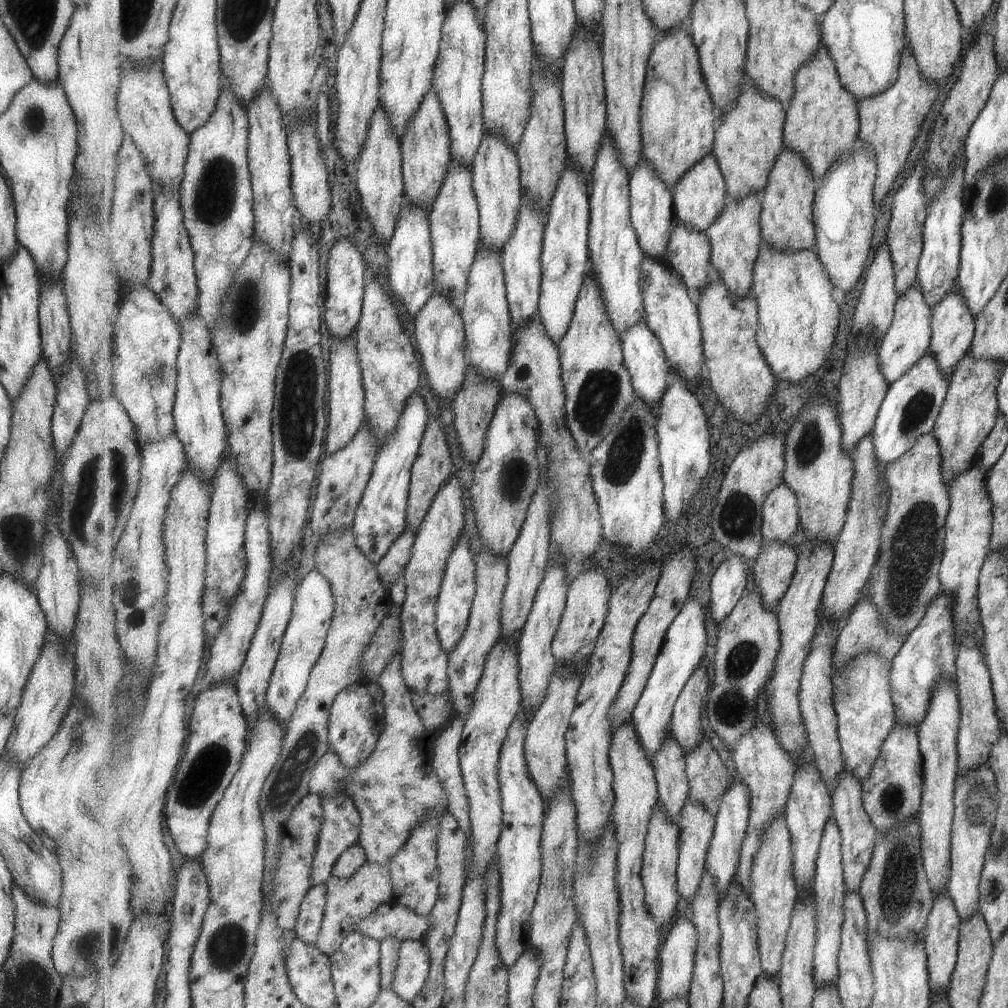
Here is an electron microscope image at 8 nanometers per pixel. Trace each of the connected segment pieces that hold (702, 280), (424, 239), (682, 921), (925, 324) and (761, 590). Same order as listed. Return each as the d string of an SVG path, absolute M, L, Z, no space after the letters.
M678 222L671 235L666 263L680 274L690 296L699 297L709 284L712 244L701 231Z
M409 202L402 211L402 219L396 225L394 238L389 243L388 284L394 298L403 304L406 312L414 318L431 300L436 286L434 285L434 252L432 232L430 229L429 209L422 209Z
M678 918L667 930L659 973L659 1001L689 999L699 944L698 928L687 918Z
M915 282L903 295L898 295L894 307L891 328L878 348L878 361L889 384L894 383L910 370L919 359L929 353L930 308L923 300L922 293Z
M765 543L763 552L752 567L757 584L757 592L762 596L762 603L767 611L777 612L779 604L787 594L798 568L798 553L795 548L781 543Z

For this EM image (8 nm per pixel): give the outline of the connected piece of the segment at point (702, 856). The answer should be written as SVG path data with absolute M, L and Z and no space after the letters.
M687 803L682 812L682 820L679 824L680 857L679 857L679 894L688 903L694 901L695 895L700 891L702 880L706 874L707 857L714 839L716 818L703 806L695 803Z

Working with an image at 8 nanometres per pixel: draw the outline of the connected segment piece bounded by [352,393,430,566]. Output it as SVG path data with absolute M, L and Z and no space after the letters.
M415 393L402 414L400 426L393 437L378 452L374 466L374 475L367 485L366 494L356 512L353 534L357 546L365 556L378 566L385 555L394 546L398 538L406 531L407 507L410 500L412 468L419 456L422 440L430 422L427 406L421 396Z

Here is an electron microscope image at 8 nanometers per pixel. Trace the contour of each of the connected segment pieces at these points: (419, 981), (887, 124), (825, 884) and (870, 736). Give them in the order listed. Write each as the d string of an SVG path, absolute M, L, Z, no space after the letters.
M402 941L393 990L413 1005L426 987L431 965L432 956L425 941Z
M905 42L894 86L882 95L859 102L859 142L863 142L872 149L878 168L878 177L874 186L874 201L877 206L883 206L886 203L891 192L891 182L895 180L897 172L901 170L901 166L913 146L913 138L915 138L919 126L923 124L923 118L929 112L929 108L937 96L937 91L936 84L926 81L922 77L917 61L906 50Z
M835 818L829 819L824 828L813 892L817 910L814 979L817 989L828 989L838 984L840 973L838 960L842 948L842 932L844 931L844 923L846 922L844 903L846 902L847 888L842 859L842 832Z
M862 653L847 668L833 676L834 707L838 714L838 735L844 763L846 770L861 782L870 778L894 725L890 668L891 663L885 663L878 653Z

